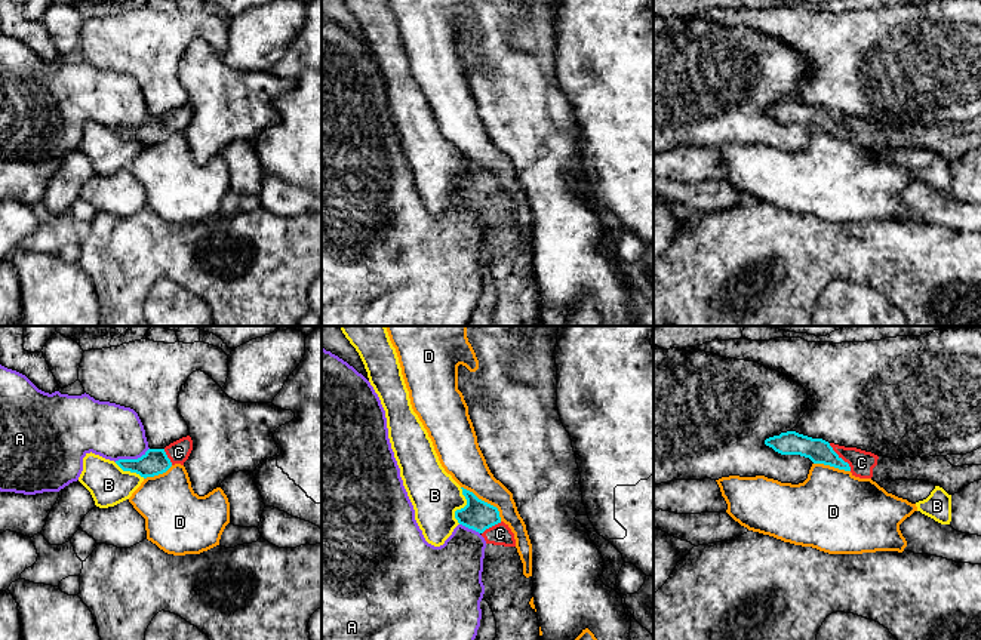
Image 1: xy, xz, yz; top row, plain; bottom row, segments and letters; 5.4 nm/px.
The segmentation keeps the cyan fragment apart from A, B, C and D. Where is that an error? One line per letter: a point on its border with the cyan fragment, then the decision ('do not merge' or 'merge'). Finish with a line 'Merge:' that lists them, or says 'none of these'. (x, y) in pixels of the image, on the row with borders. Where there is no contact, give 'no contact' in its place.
A: xy (131, 460) | do not merge
B: xz (464, 507) | do not merge
C: yz (840, 458) | merge
D: xz (483, 501) | do not merge
Merge: C

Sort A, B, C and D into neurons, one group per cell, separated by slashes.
A / B / C / D

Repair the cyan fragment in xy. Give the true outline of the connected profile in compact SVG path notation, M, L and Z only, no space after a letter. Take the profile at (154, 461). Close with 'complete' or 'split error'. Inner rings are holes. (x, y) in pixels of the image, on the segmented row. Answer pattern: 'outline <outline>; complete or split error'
outline M187 436L170 443L164 449L148 449L138 459L119 459L116 464L123 471L136 473L147 479L166 473L175 464L184 465L191 450L193 440L190 436Z; split error

